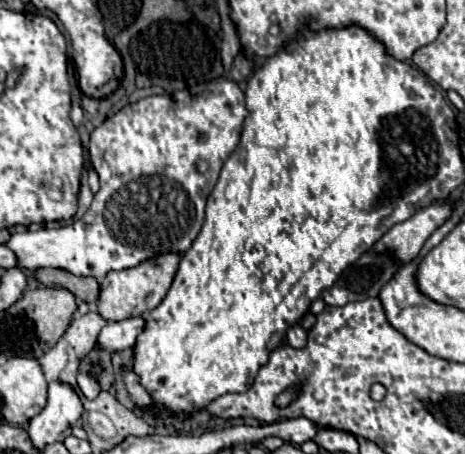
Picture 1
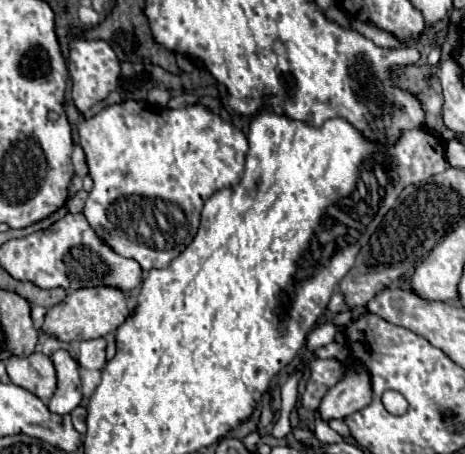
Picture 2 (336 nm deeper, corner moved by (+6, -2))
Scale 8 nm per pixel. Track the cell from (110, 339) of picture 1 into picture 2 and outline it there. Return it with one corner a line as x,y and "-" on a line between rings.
103,337
81,341
79,359
77,359
79,365
83,369
101,369
105,365
105,349
107,349
107,341

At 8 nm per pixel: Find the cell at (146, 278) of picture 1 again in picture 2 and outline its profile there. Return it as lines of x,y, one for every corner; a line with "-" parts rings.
105,285
87,287
87,289
69,291
65,301
61,301
61,305
51,307
45,317
43,329
65,343
87,341
87,339
105,337
107,333
117,331
117,327
123,325
131,317
131,313
133,313
133,307
129,307
129,297
125,295
125,291
117,287
105,287

